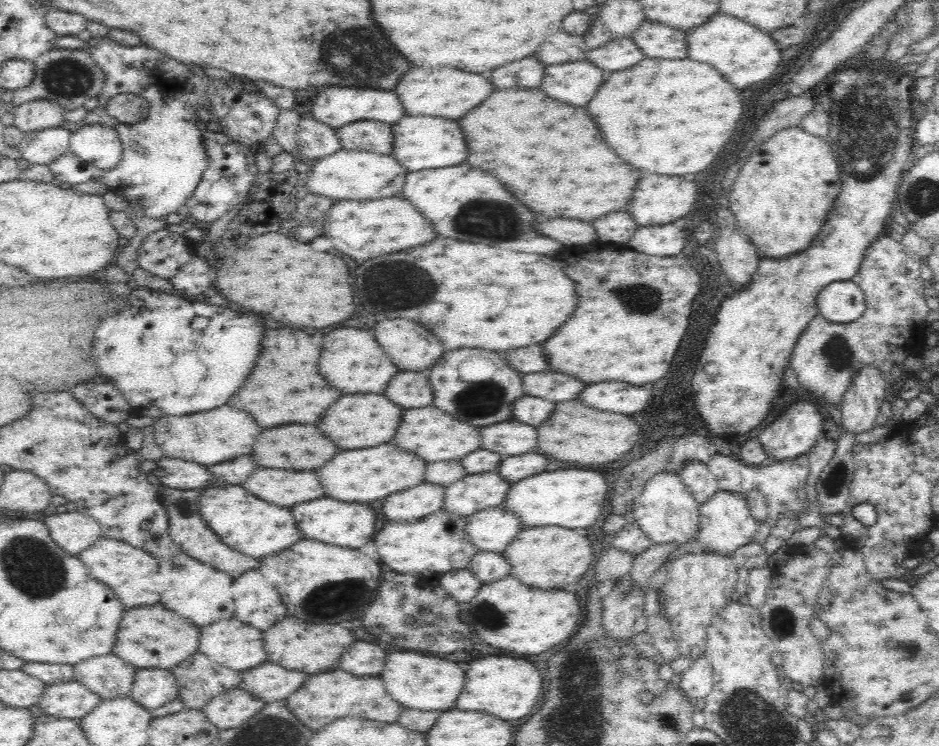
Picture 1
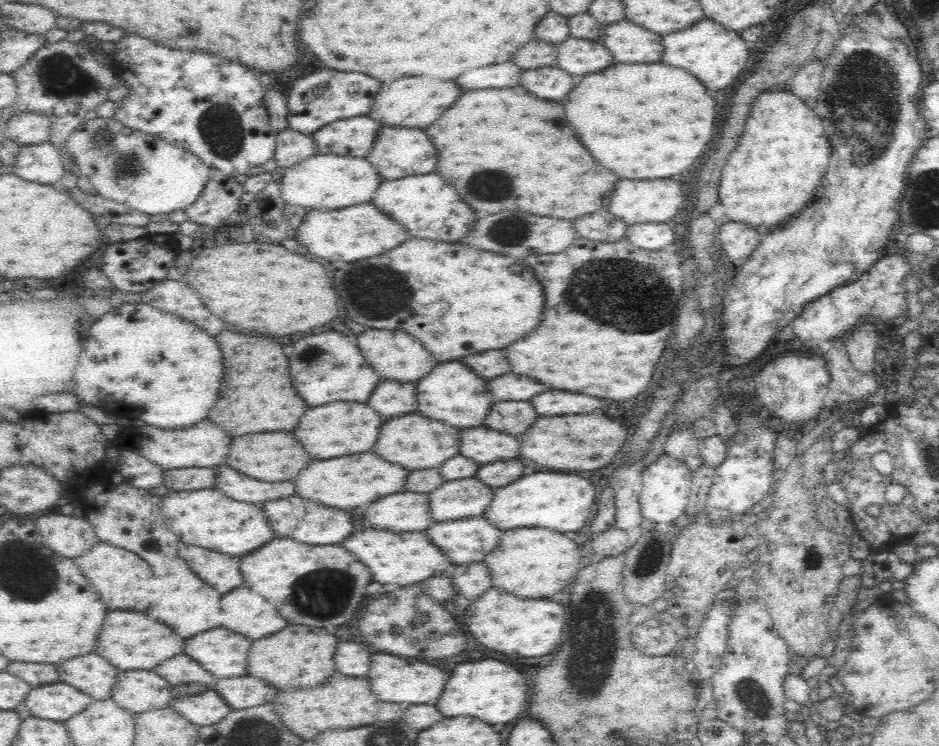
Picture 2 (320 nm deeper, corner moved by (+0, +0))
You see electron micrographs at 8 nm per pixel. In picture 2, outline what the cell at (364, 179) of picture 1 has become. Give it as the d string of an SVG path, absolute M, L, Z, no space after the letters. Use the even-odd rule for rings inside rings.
M312 156L300 160L292 168L284 170L284 176L280 178L278 190L284 198L284 202L292 206L302 206L308 210L336 210L346 208L352 204L364 204L368 202L376 188L380 186L380 178L364 158L350 158L350 156Z

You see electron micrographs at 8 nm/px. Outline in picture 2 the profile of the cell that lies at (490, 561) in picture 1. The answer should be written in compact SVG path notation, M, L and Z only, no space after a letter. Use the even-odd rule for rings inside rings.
M482 561L467 565L455 565L449 572L450 578L457 593L470 601L476 598L492 586L490 570L482 564Z

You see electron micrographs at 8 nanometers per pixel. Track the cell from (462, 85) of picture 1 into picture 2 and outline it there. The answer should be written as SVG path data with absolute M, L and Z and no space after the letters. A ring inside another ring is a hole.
M402 78L394 80L392 84L386 84L376 94L376 102L370 108L370 118L382 124L388 122L388 126L402 126L402 128L426 128L436 118L442 116L446 108L454 104L454 100L462 96L462 90L448 80L426 80L426 78Z

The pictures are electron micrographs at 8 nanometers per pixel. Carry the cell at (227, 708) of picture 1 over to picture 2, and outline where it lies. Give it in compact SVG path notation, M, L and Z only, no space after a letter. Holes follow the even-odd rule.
M213 687L203 693L186 694L175 699L170 702L168 708L178 712L197 727L216 724L231 712Z

